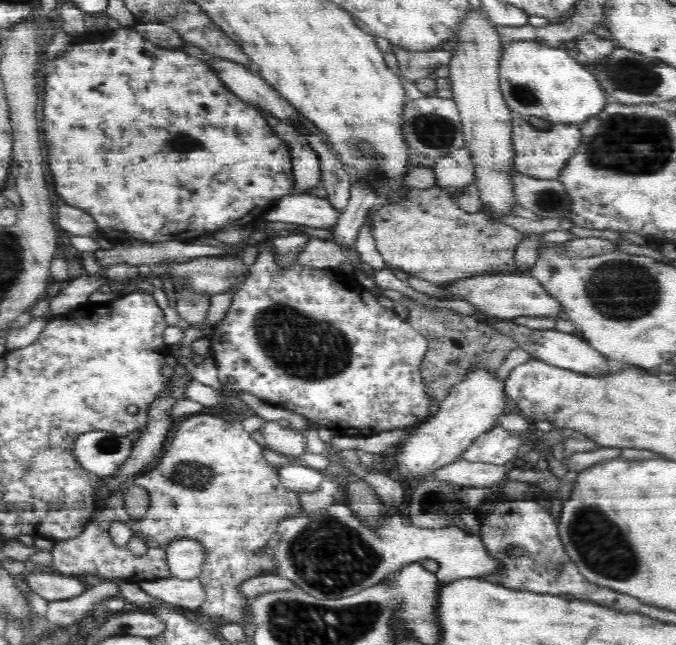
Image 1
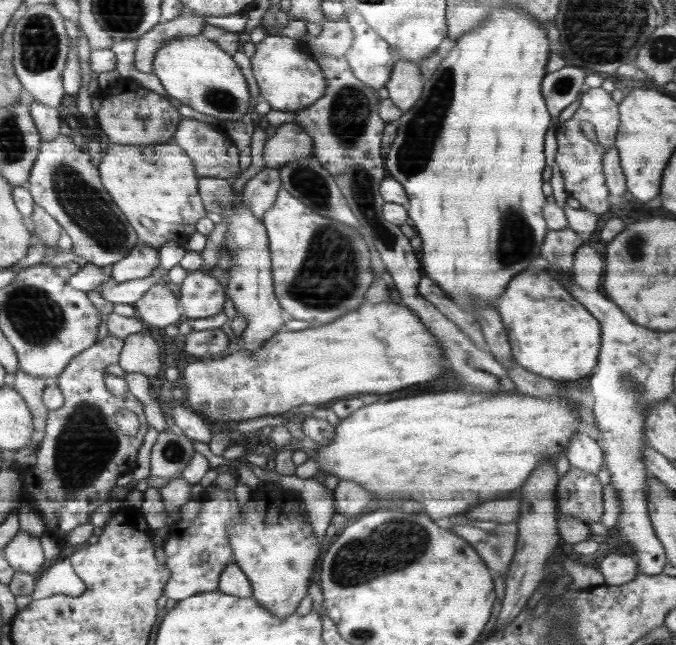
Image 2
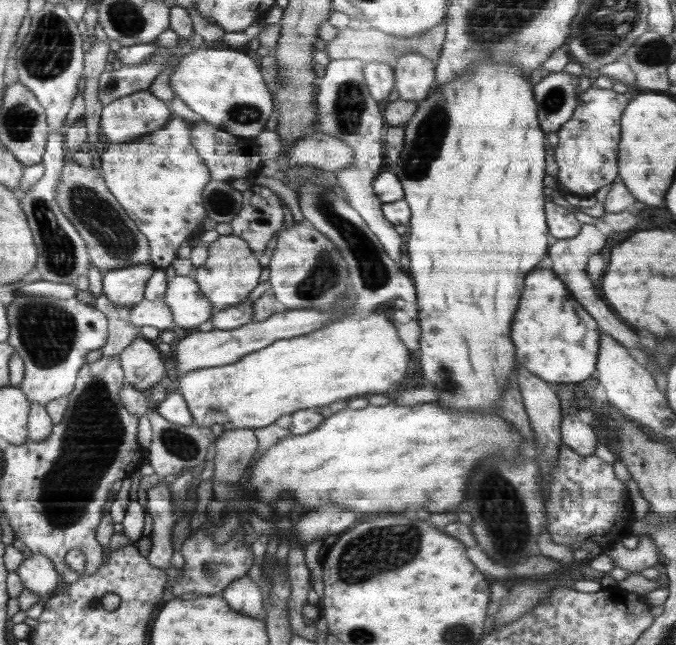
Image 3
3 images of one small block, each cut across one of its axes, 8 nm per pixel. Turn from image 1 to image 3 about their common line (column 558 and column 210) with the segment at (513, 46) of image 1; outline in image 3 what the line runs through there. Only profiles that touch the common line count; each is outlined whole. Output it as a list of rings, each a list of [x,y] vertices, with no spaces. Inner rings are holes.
[[[201,46],[188,54],[181,54],[178,66],[170,75],[170,87],[174,91],[174,95],[200,115],[205,123],[212,124],[218,129],[224,129],[234,136],[246,136],[246,138],[258,136],[264,130],[264,126],[272,114],[272,106],[270,106],[272,94],[268,92],[268,88],[264,84],[258,64],[254,62],[252,56],[238,52],[238,48]]]

